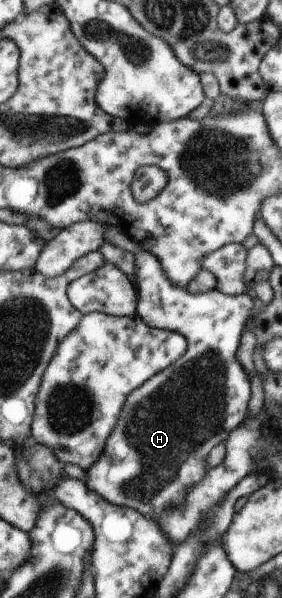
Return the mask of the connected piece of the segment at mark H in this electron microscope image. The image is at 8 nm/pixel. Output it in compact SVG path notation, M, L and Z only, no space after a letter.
M141 249L134 255L133 275L137 285L135 315L148 327L183 335L187 343L186 351L169 367L149 377L125 397L119 419L103 445L101 457L83 471L83 483L87 491L97 493L107 503L135 509L146 519L154 521L165 507L183 505L185 489L201 481L209 469L205 459L210 450L219 443L223 444L227 433L230 434L246 417L247 401L250 399L249 379L245 369L235 359L235 352L257 302L252 294L231 296L215 289L204 293L187 293L186 289L173 287L165 279L155 255Z

